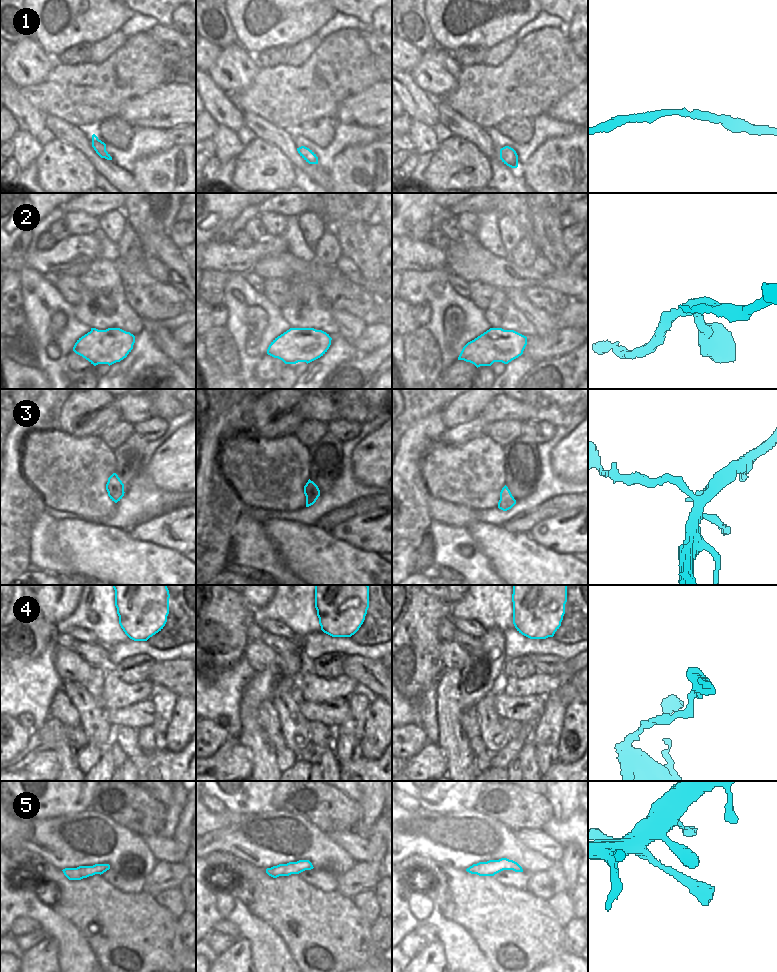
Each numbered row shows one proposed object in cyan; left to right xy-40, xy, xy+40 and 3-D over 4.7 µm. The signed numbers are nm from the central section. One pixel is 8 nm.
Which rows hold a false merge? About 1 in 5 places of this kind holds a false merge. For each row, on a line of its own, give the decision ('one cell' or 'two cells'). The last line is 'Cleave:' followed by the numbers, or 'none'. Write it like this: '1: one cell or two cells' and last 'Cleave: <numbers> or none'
1: one cell
2: one cell
3: one cell
4: one cell
5: one cell
Cleave: none

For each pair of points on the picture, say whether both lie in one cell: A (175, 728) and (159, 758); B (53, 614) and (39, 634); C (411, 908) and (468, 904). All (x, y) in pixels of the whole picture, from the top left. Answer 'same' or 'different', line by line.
A: different
B: different
C: different

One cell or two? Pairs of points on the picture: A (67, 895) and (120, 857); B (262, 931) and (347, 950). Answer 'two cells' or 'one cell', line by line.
A: two cells
B: two cells

